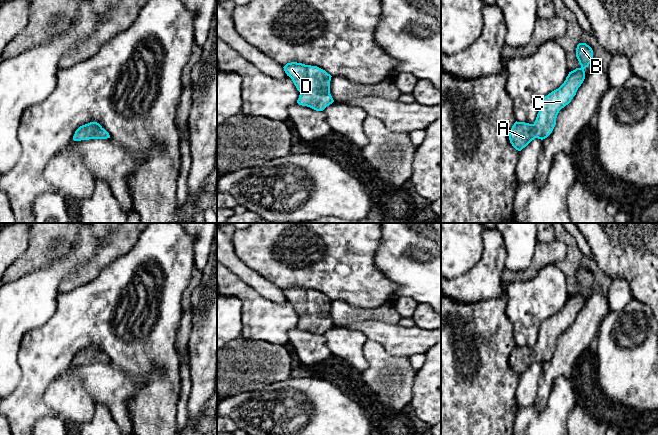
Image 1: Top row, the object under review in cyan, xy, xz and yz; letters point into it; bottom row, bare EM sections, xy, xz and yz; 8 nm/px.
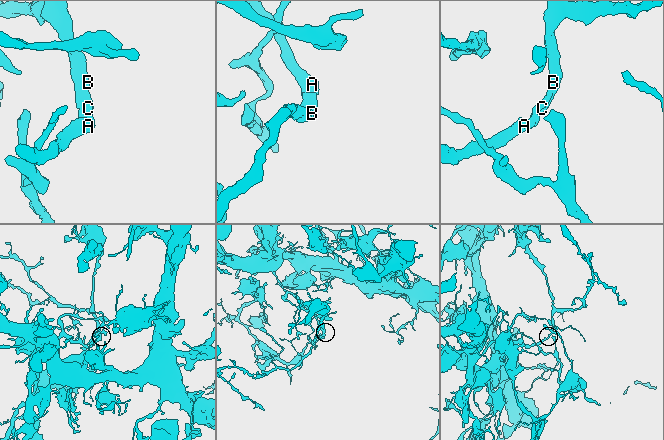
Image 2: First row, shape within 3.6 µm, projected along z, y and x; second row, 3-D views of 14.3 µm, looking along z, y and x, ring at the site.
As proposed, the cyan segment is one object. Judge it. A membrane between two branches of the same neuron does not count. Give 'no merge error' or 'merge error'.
no merge error

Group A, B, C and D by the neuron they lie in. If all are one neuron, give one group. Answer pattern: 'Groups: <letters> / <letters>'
Groups: A B C D

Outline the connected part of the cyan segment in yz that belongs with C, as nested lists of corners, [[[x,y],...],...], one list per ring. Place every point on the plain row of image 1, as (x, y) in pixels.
[[[579,267],[576,281],[581,291],[569,296],[564,307],[542,323],[535,346],[516,345],[512,350],[509,364],[516,374],[521,375],[535,362],[543,364],[552,357],[559,335],[571,326],[585,303],[584,293],[593,284],[593,274],[586,267]]]

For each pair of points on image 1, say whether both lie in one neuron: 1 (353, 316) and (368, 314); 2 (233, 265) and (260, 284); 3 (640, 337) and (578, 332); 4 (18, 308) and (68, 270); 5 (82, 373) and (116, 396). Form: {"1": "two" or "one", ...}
{"1": "one", "2": "one", "3": "two", "4": "one", "5": "one"}

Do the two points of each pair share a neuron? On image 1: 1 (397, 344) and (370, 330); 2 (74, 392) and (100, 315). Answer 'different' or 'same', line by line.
1: same
2: different

